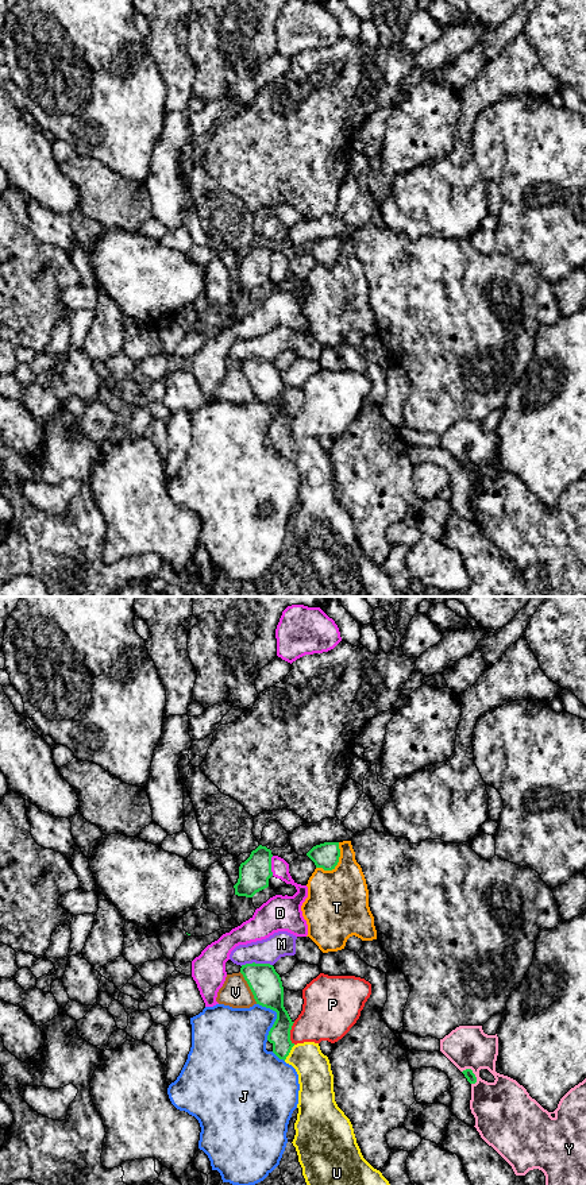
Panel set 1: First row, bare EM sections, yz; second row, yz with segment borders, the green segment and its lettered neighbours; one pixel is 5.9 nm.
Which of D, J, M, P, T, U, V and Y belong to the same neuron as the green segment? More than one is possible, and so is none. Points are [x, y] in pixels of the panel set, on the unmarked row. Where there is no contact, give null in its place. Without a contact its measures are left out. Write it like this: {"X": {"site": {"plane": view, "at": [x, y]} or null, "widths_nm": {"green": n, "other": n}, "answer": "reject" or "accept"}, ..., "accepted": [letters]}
{"D": {"site": {"plane": "yz", "at": [270, 261]}, "widths_nm": {"green": 190, "other": 140}, "answer": "reject"}, "J": {"site": {"plane": "yz", "at": [277, 412]}, "widths_nm": {"green": 190, "other": 320}, "answer": "reject"}, "M": {"site": {"plane": "yz", "at": [255, 359]}, "widths_nm": {"green": 190, "other": 150}, "answer": "reject"}, "P": {"site": {"plane": "yz", "at": [289, 428]}, "widths_nm": {"green": 140, "other": 300}, "answer": "reject"}, "T": {"site": {"plane": "yz", "at": [336, 259]}, "widths_nm": {"green": 150, "other": 360}, "answer": "reject"}, "U": {"site": {"plane": "yz", "at": [289, 447]}, "widths_nm": {"green": 130, "other": 200}, "answer": "accept"}, "V": {"site": {"plane": "yz", "at": [250, 383]}, "widths_nm": {"green": 190, "other": 180}, "answer": "reject"}, "Y": {"site": {"plane": "yz", "at": [471, 467]}, "widths_nm": {"green": 60, "other": 280}, "answer": "reject"}, "accepted": ["U"]}

